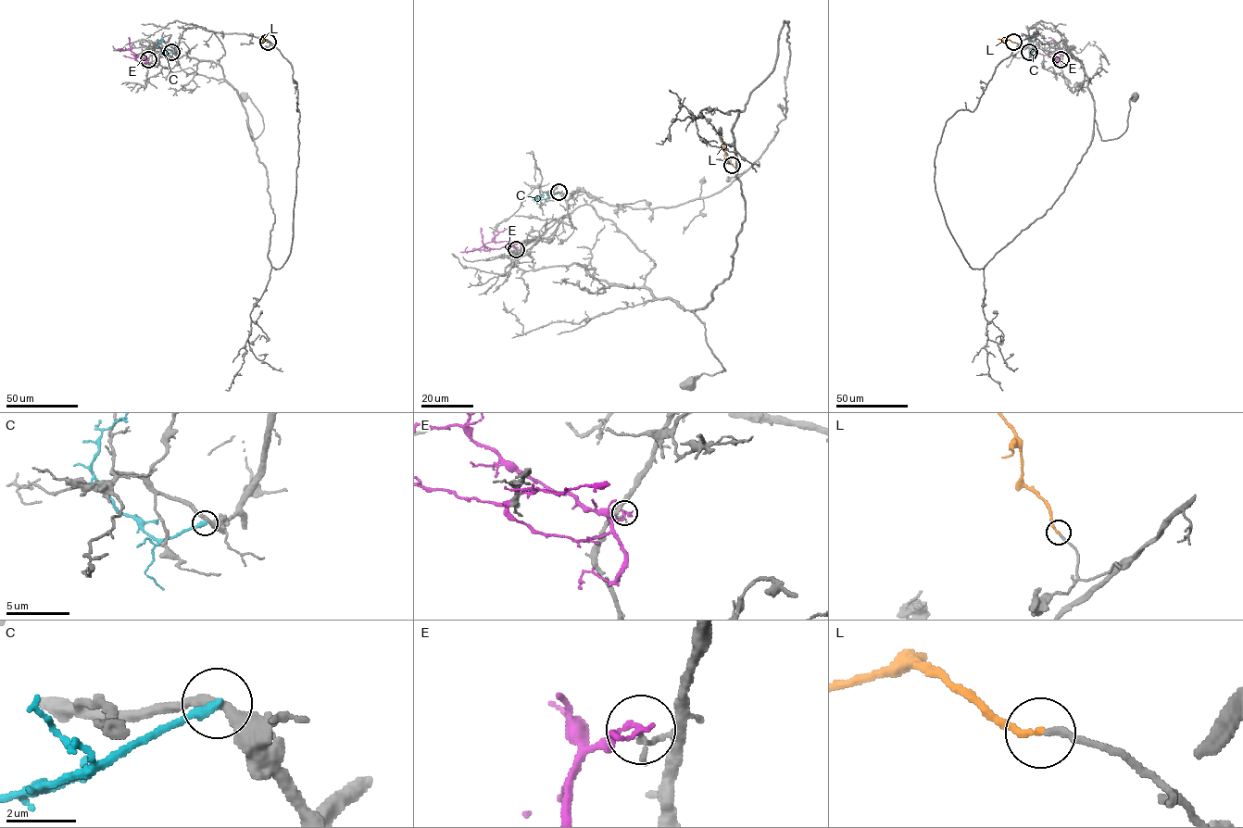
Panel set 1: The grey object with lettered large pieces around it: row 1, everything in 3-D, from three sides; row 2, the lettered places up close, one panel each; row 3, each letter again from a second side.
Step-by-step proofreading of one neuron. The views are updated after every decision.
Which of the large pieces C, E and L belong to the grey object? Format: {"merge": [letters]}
{"merge": ["L"]}

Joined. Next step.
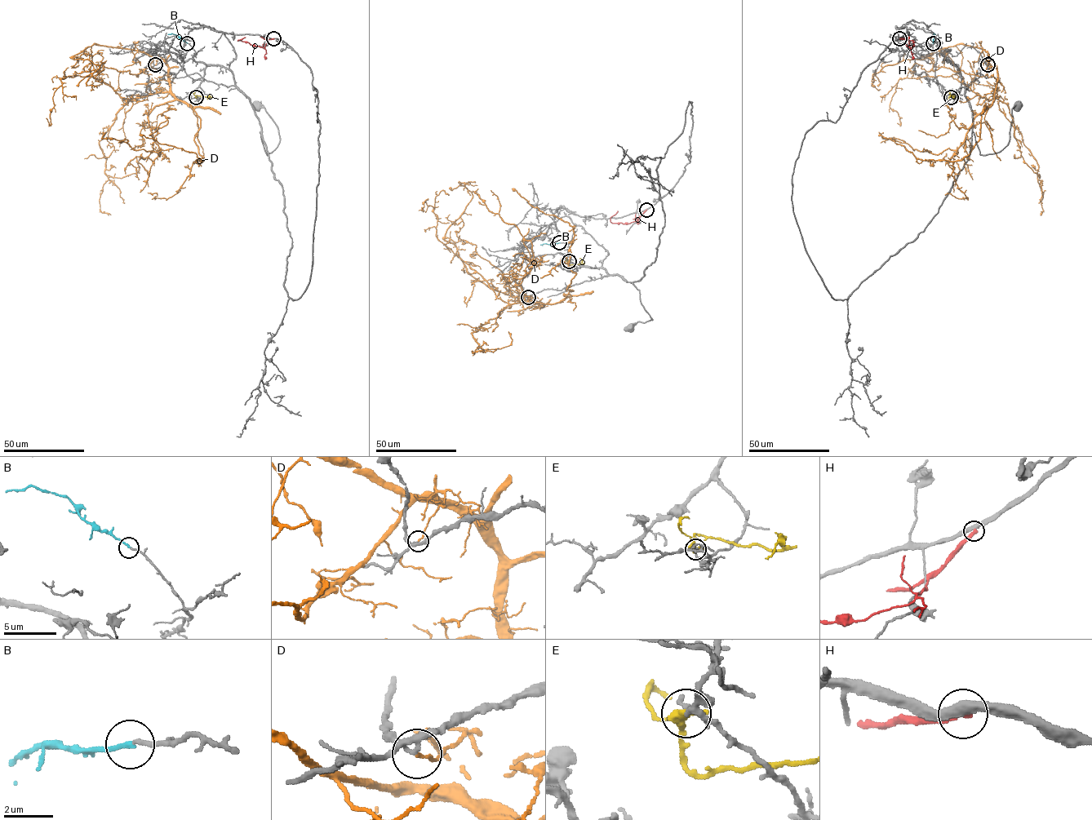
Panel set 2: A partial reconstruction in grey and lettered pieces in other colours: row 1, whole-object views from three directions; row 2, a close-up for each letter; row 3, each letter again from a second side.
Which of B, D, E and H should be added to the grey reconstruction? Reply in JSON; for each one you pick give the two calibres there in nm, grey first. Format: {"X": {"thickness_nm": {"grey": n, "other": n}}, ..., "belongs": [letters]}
{"B": {"thickness_nm": {"grey": 160, "other": 200}}, "belongs": ["B"]}

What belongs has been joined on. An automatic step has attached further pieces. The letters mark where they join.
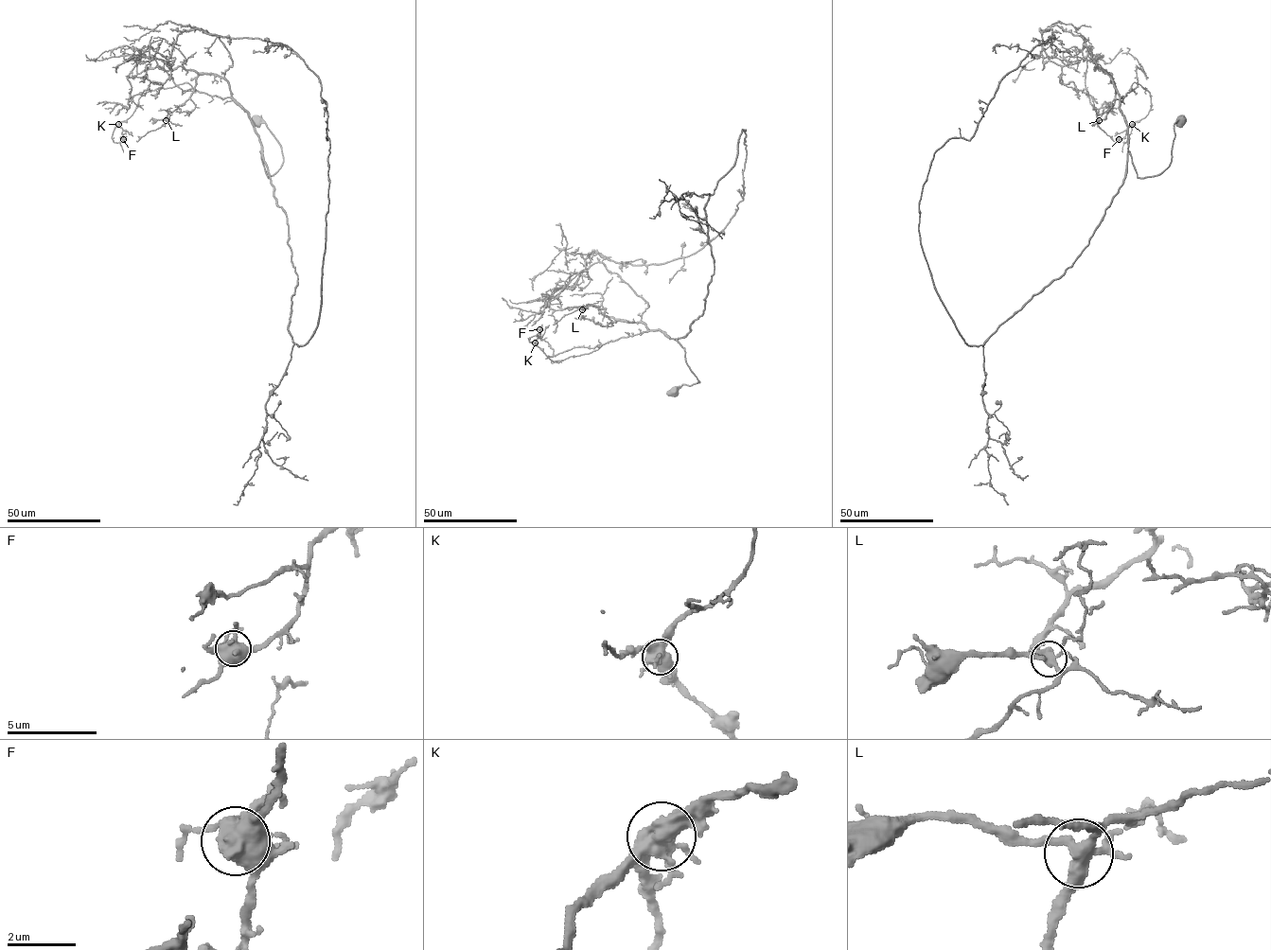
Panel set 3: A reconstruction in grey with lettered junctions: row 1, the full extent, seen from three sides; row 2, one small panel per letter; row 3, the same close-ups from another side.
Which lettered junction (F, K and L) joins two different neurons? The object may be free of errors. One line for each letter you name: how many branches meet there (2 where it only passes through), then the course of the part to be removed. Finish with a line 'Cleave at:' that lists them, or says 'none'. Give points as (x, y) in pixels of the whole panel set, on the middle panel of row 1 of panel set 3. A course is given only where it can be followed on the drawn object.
K: branches 5; course (535, 343), (542, 325)
Cleave at: K

